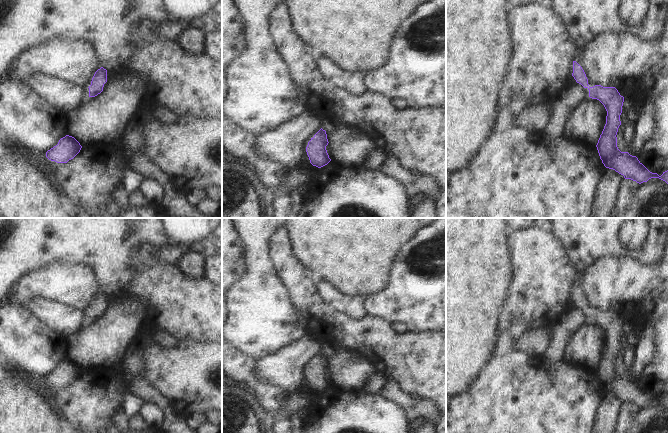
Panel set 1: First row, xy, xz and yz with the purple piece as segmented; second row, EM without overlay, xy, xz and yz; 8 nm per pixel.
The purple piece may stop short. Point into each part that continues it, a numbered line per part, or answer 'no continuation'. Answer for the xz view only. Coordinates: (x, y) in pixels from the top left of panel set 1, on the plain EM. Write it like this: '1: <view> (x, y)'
no continuation

